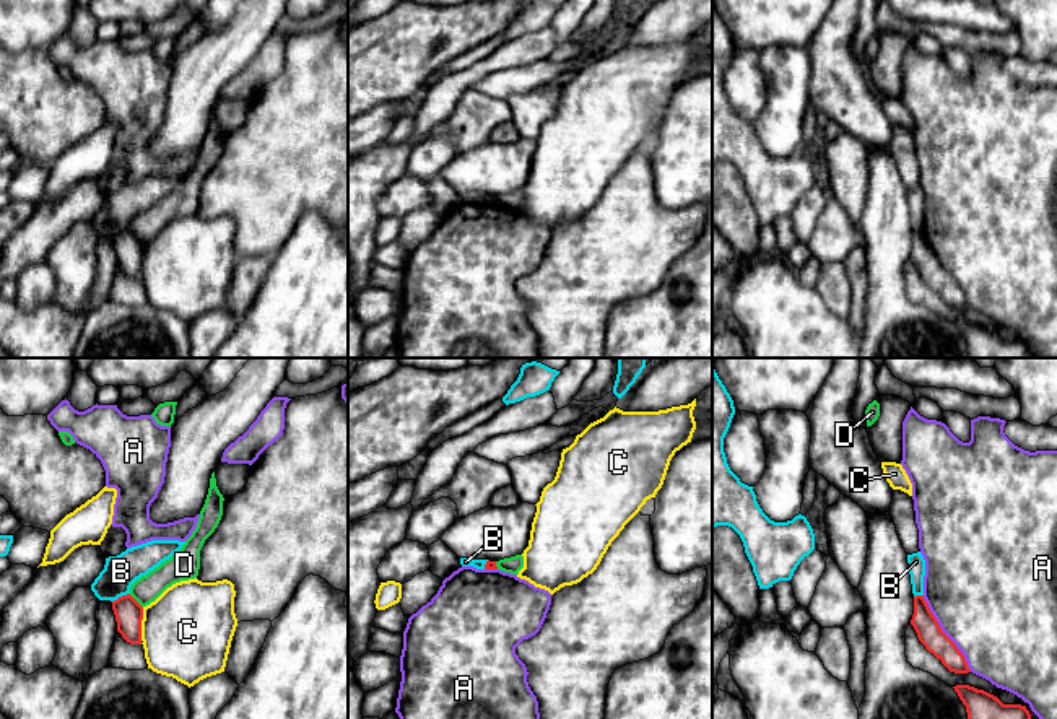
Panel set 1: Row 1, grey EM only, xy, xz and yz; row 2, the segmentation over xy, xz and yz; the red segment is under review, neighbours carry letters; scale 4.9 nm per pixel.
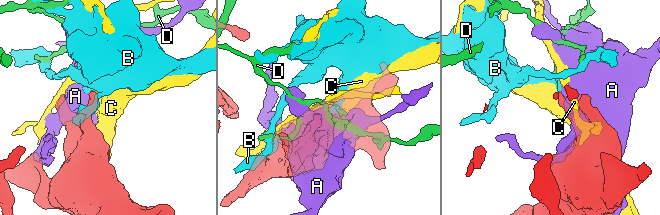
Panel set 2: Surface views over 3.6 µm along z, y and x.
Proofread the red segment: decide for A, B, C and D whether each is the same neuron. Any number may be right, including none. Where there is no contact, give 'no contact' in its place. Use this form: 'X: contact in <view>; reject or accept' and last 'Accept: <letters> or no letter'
A: contact in yz; reject
B: contact in xy; reject
C: contact in xy; reject
D: contact in xy; reject
Accept: no letter

